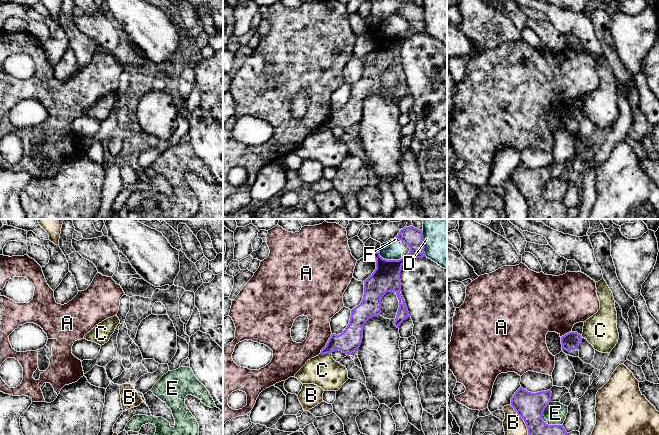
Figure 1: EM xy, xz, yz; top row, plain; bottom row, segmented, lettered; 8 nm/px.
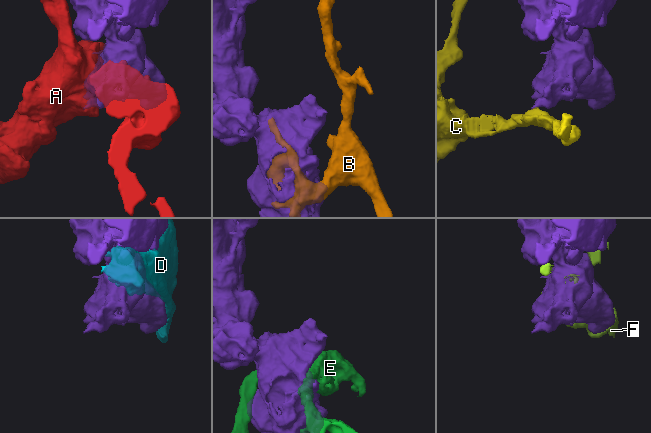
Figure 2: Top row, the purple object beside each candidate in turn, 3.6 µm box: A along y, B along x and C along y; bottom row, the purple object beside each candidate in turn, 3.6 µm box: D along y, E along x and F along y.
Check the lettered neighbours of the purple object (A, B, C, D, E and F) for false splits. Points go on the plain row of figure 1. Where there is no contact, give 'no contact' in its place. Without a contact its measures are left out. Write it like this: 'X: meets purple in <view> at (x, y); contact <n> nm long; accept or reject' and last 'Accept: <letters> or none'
A: meets purple in xz at (327, 119); contact 190 nm long; reject
B: meets purple in yz at (525, 199); contact 340 nm long; reject
C: meets purple in xz at (325, 129); contact 90 nm long; reject
D: meets purple in xz at (423, 19); contact 220 nm long; reject
E: meets purple in yz at (542, 196); contact 220 nm long; reject
F: meets purple in xz at (408, 22); contact 180 nm long; reject
Accept: none

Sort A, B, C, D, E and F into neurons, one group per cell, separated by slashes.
A / B / C / D F / E

